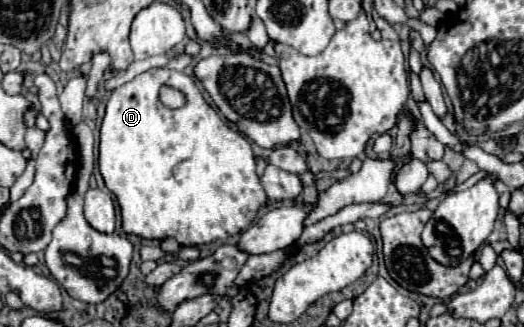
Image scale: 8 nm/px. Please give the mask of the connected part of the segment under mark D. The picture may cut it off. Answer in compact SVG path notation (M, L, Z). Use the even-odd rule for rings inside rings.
M167 67L149 69L111 91L99 135L99 171L107 189L115 193L119 201L123 231L145 239L175 237L181 245L205 245L227 239L245 231L257 211L267 203L247 139L233 131L203 99L193 77ZM163 85L179 89L187 103L179 109L165 107L159 99L159 89Z

